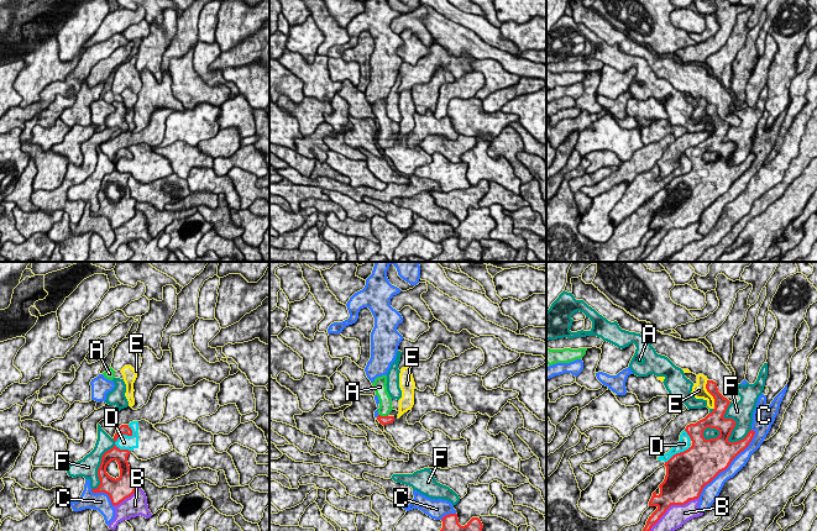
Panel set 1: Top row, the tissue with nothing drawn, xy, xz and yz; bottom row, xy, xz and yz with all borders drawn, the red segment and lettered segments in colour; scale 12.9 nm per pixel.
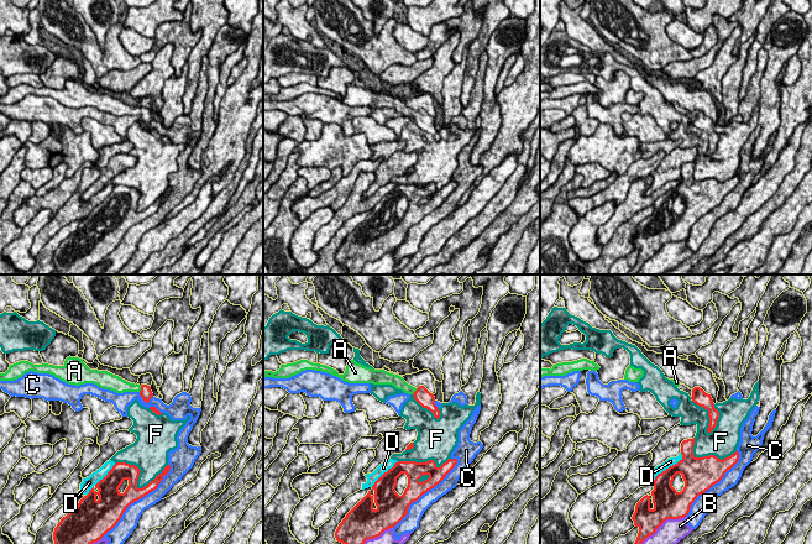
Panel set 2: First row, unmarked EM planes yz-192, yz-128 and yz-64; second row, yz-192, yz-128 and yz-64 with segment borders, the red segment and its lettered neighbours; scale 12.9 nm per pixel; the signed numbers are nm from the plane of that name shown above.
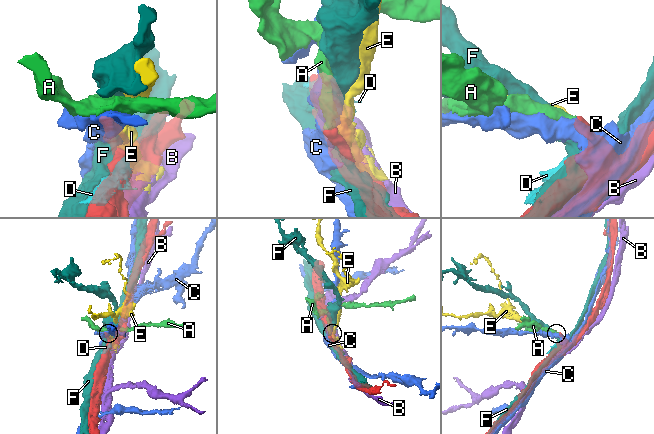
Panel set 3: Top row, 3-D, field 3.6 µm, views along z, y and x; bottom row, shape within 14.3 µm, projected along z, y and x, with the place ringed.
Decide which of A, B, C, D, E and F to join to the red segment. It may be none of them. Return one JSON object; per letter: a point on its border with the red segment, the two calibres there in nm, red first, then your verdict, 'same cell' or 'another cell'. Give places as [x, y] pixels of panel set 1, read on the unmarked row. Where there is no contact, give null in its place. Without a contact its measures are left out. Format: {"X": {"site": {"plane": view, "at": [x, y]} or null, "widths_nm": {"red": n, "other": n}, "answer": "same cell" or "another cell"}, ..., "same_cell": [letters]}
{"A": {"site": {"plane": "xz", "at": [383, 140]}, "widths_nm": {"red": 130, "other": 160}, "answer": "same cell"}, "B": {"site": {"plane": "yz", "at": [666, 232]}, "widths_nm": {"red": 360, "other": 280}, "answer": "another cell"}, "C": {"site": {"plane": "yz", "at": [728, 189]}, "widths_nm": {"red": 460, "other": 160}, "answer": "another cell"}, "D": {"site": {"plane": "xy", "at": [122, 157]}, "widths_nm": {"red": 130, "other": 190}, "answer": "another cell"}, "E": {"site": {"plane": "yz", "at": [710, 116]}, "widths_nm": {"red": 190, "other": 190}, "answer": "another cell"}, "F": {"site": {"plane": "yz", "at": [734, 145]}, "widths_nm": {"red": 220, "other": 280}, "answer": "another cell"}, "same_cell": ["A"]}

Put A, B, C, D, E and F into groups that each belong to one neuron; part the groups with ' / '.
A / B E / C / D / F

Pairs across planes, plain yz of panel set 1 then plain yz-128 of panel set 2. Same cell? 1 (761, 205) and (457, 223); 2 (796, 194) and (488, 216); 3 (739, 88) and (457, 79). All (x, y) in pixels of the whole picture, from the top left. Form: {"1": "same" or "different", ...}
{"1": "different", "2": "different", "3": "same"}

